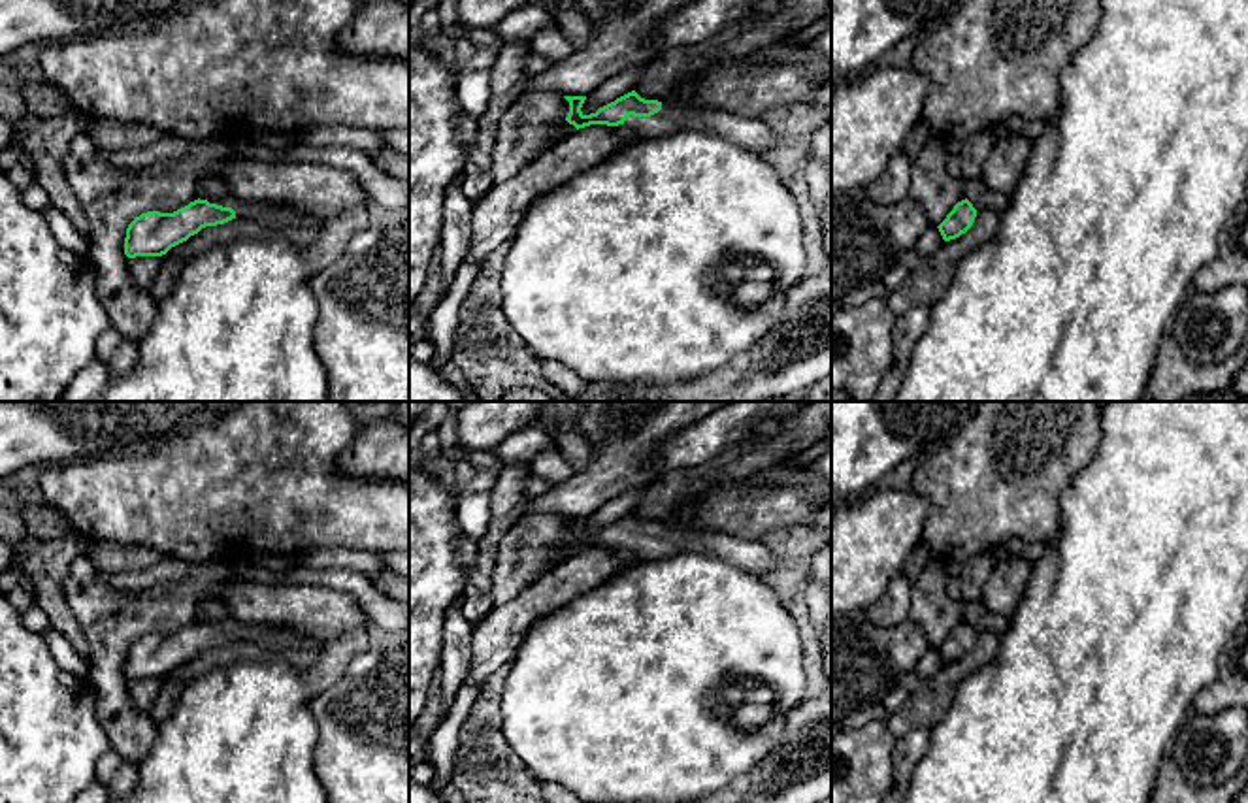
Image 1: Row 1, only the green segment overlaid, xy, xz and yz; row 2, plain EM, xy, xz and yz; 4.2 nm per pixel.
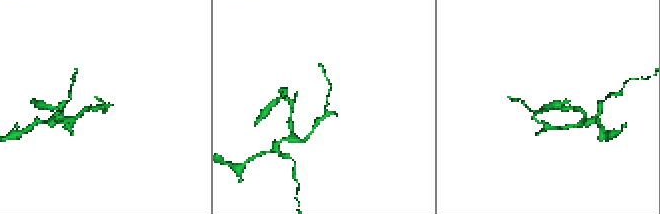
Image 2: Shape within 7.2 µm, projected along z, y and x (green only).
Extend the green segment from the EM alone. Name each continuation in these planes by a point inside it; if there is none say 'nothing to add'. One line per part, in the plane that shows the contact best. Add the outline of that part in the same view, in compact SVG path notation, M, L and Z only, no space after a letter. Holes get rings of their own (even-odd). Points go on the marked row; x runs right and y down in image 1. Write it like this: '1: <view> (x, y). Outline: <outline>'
1: xz (753, 134). Outline: M662 106L662 109L650 117L630 115L624 126L632 128L637 139L669 136L679 130L709 132L760 156L765 156L780 139L780 136L760 119L692 106Z

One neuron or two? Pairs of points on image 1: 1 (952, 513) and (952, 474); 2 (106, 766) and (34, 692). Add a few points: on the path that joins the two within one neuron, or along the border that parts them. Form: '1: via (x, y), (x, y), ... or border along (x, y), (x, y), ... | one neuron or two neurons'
1: via (952, 504), (952, 483) | one neuron
2: border along (110, 747), (98, 758), (95, 777) | two neurons

